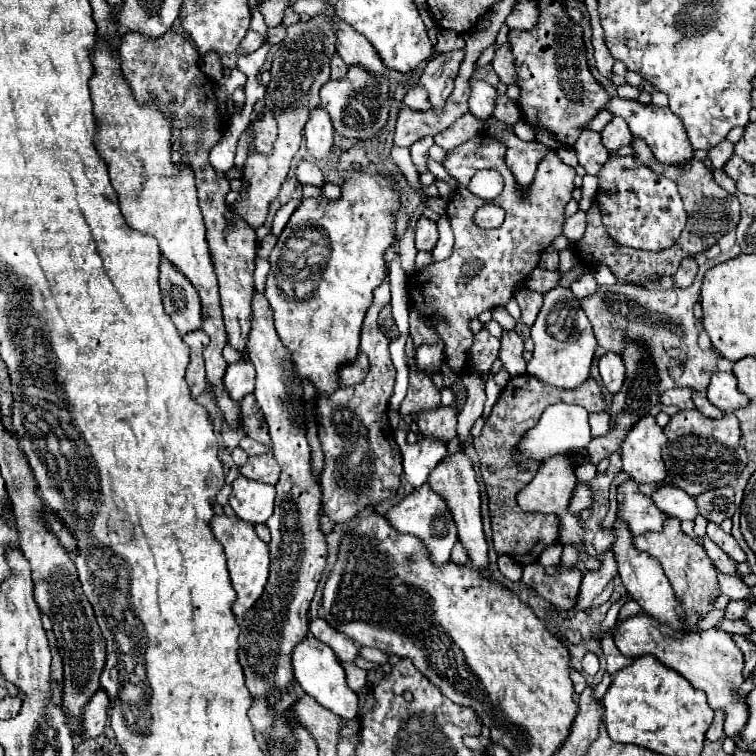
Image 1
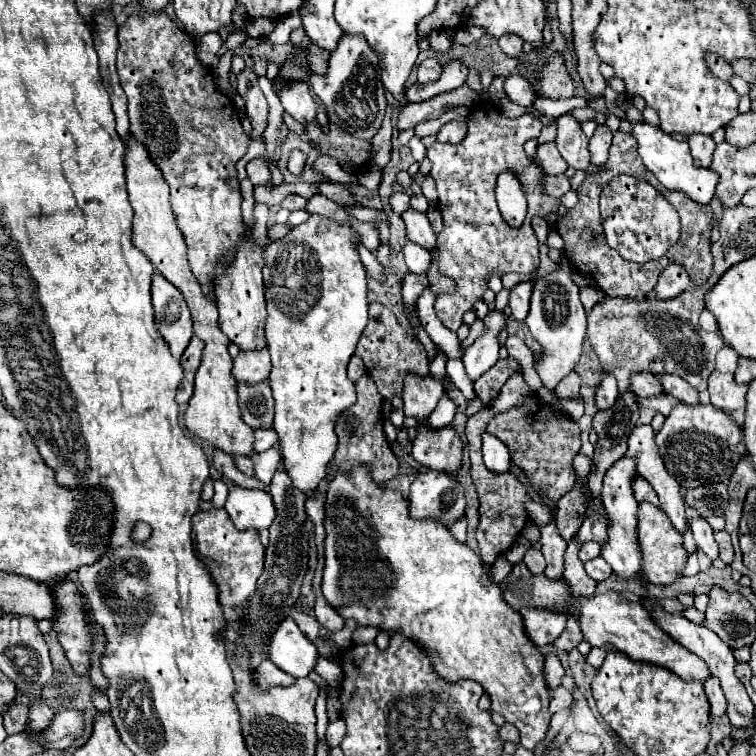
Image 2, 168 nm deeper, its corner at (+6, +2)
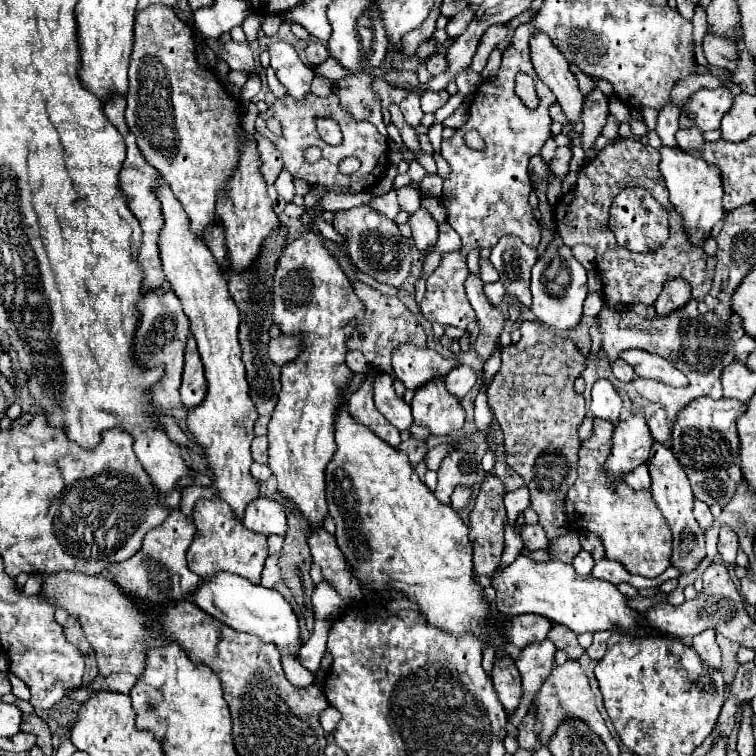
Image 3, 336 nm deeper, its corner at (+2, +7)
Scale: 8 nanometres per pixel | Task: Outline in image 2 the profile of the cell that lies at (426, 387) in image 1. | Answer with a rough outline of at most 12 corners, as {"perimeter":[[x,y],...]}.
{"perimeter":[[381,303],[355,355],[379,393],[401,395],[403,375],[429,373],[421,341]]}

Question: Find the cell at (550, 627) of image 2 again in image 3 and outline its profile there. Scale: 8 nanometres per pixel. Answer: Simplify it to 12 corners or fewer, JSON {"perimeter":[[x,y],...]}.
{"perimeter":[[535,614],[509,618],[513,646],[543,642],[553,624]]}

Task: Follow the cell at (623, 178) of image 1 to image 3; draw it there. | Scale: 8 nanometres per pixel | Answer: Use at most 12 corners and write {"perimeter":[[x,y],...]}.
{"perimeter":[[639,186],[609,208],[619,246],[645,254],[671,234],[667,210]]}

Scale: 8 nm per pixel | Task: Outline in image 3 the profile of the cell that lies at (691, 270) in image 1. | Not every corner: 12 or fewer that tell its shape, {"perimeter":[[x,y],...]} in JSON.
{"perimeter":[[683,278],[663,286],[655,302],[657,314],[685,306],[691,288]]}

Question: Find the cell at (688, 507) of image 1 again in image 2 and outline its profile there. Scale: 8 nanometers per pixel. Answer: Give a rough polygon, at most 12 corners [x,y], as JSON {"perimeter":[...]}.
{"perimeter":[[643,477],[633,483],[633,495],[637,501],[659,503],[655,491]]}

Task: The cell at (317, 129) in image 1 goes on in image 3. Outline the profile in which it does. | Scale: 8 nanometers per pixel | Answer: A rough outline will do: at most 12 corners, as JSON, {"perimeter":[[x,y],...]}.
{"perimeter":[[287,42],[269,46],[271,68],[291,98],[309,92],[313,70]]}

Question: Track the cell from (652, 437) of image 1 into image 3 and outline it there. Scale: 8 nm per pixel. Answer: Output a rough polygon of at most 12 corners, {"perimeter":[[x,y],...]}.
{"perimeter":[[653,440],[647,468],[655,504],[673,532],[671,564],[705,558],[687,474]]}

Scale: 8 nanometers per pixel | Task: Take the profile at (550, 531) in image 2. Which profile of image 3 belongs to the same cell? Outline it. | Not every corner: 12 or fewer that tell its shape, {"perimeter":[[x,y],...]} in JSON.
{"perimeter":[[539,322],[487,402],[549,542],[567,532],[585,358]]}

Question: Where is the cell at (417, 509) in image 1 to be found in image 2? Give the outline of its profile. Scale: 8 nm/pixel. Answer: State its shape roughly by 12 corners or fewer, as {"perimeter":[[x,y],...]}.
{"perimeter":[[445,471],[419,473],[413,517],[453,523],[465,513],[465,489]]}

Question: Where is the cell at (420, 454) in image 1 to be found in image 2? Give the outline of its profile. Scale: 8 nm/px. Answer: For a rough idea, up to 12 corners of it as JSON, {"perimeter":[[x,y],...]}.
{"perimeter":[[445,393],[429,415],[429,427],[449,425],[457,411],[455,401]]}

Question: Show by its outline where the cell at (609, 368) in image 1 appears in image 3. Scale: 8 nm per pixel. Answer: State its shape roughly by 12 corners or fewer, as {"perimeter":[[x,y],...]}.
{"perimeter":[[609,380],[593,384],[591,412],[617,422],[621,398]]}

